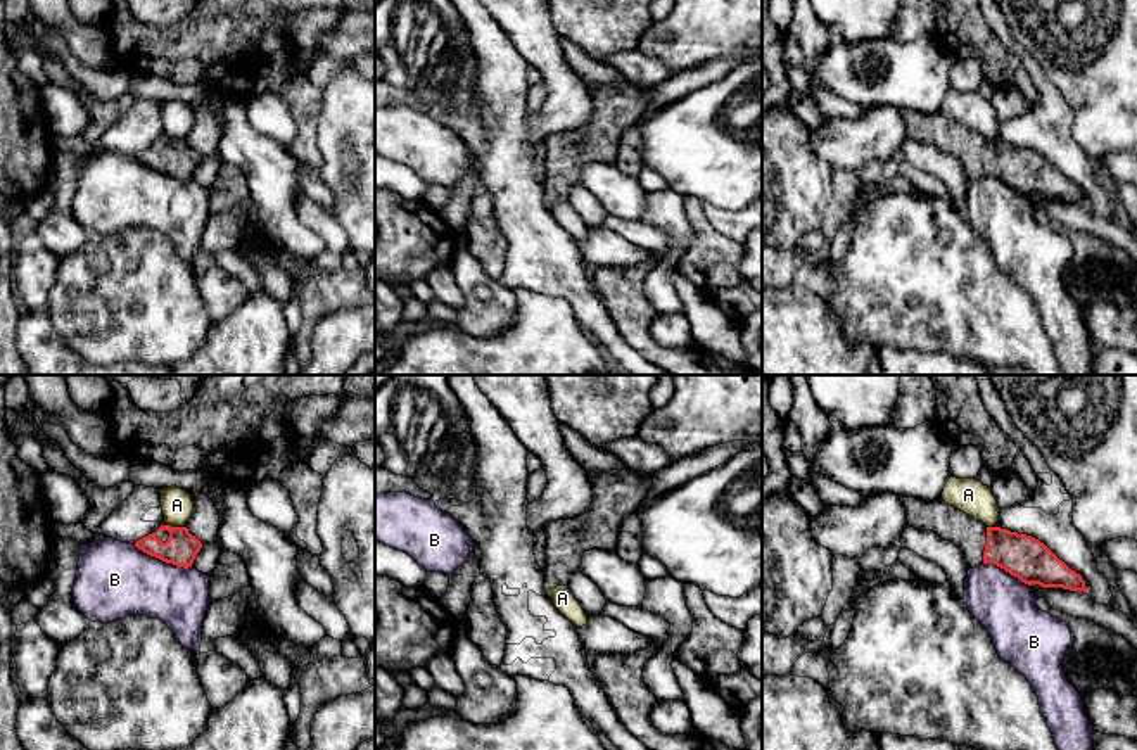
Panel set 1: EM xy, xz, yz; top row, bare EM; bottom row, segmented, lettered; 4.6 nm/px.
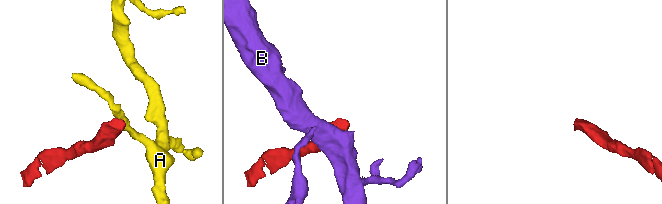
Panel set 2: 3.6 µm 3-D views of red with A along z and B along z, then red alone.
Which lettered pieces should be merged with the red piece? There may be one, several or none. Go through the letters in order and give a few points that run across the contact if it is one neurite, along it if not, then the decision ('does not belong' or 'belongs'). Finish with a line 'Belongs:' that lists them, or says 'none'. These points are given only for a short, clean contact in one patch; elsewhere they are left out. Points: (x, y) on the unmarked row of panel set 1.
A: line xy (168, 137), (184, 140); does not belong
B: line xy (133, 158), (166, 175), (190, 180); does not belong
Belongs: none

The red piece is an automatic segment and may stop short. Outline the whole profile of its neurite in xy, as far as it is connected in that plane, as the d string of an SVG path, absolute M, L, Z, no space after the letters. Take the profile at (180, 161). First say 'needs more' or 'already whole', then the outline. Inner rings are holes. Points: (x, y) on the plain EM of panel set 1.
needs more | M161 137L152 147L137 154L135 159L166 176L188 181L200 164L202 156L187 140Z

